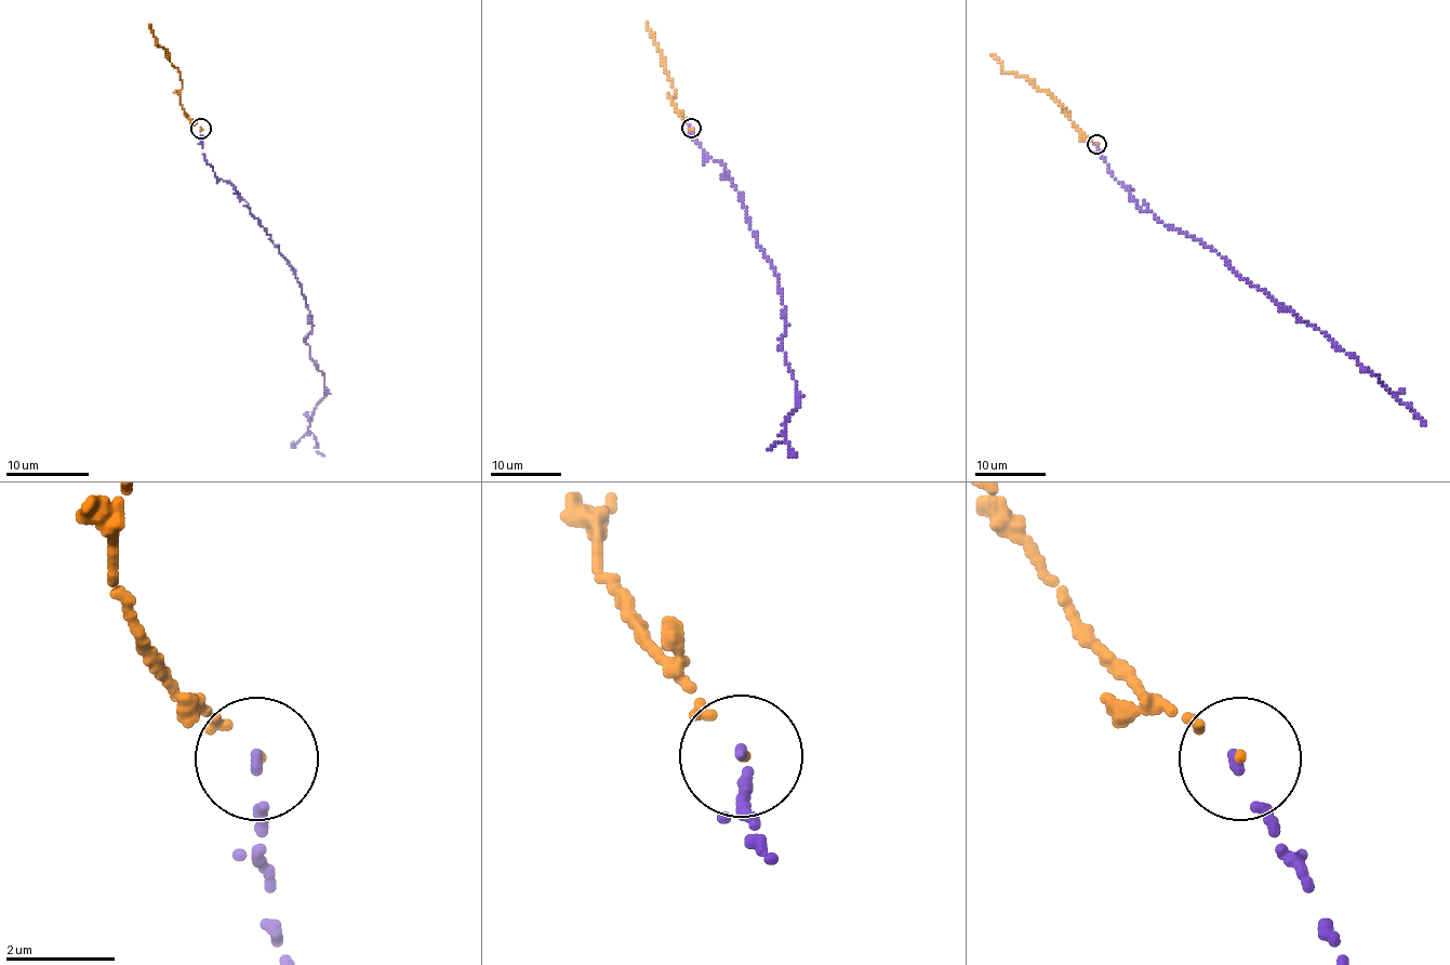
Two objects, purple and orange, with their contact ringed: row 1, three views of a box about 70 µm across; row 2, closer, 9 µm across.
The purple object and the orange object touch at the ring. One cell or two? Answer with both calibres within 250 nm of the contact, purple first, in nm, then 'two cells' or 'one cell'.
130/90 nm | one cell

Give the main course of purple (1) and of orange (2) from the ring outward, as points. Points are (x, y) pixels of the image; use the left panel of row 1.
1: (200, 129), (204, 160), (238, 192), (302, 286), (311, 328), (306, 342), (327, 396), (308, 428), (324, 455)
2: (200, 129), (180, 103), (180, 71), (163, 49), (157, 47), (148, 24)

